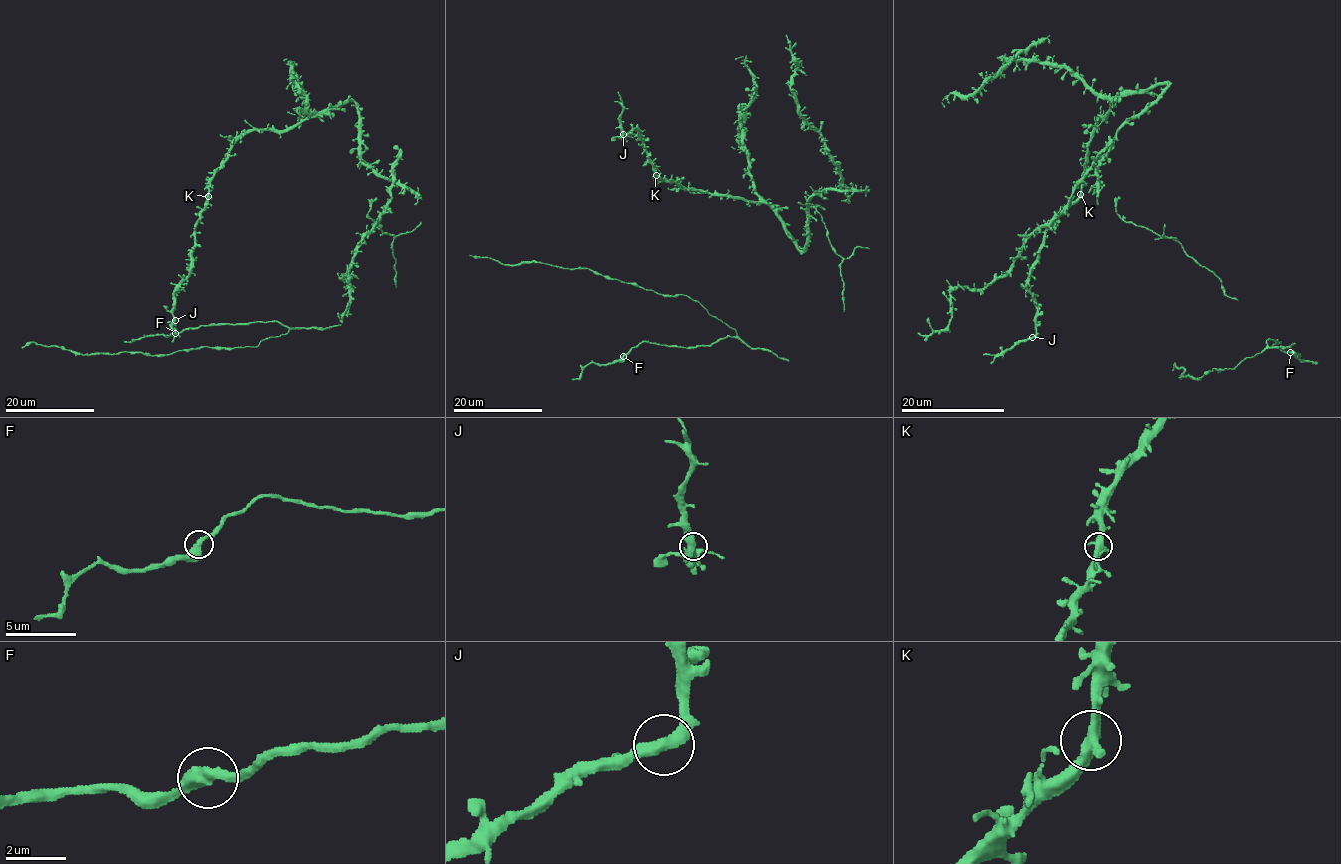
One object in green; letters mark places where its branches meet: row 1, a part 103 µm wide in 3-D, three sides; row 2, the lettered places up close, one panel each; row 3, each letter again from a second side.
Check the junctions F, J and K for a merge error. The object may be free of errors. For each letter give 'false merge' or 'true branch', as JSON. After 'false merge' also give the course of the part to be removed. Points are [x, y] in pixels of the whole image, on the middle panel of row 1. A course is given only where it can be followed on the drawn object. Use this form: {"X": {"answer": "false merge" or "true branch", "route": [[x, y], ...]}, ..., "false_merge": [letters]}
{"F": {"answer": "true branch"}, "J": {"answer": "true branch"}, "K": {"answer": "true branch"}, "false_merge": []}

